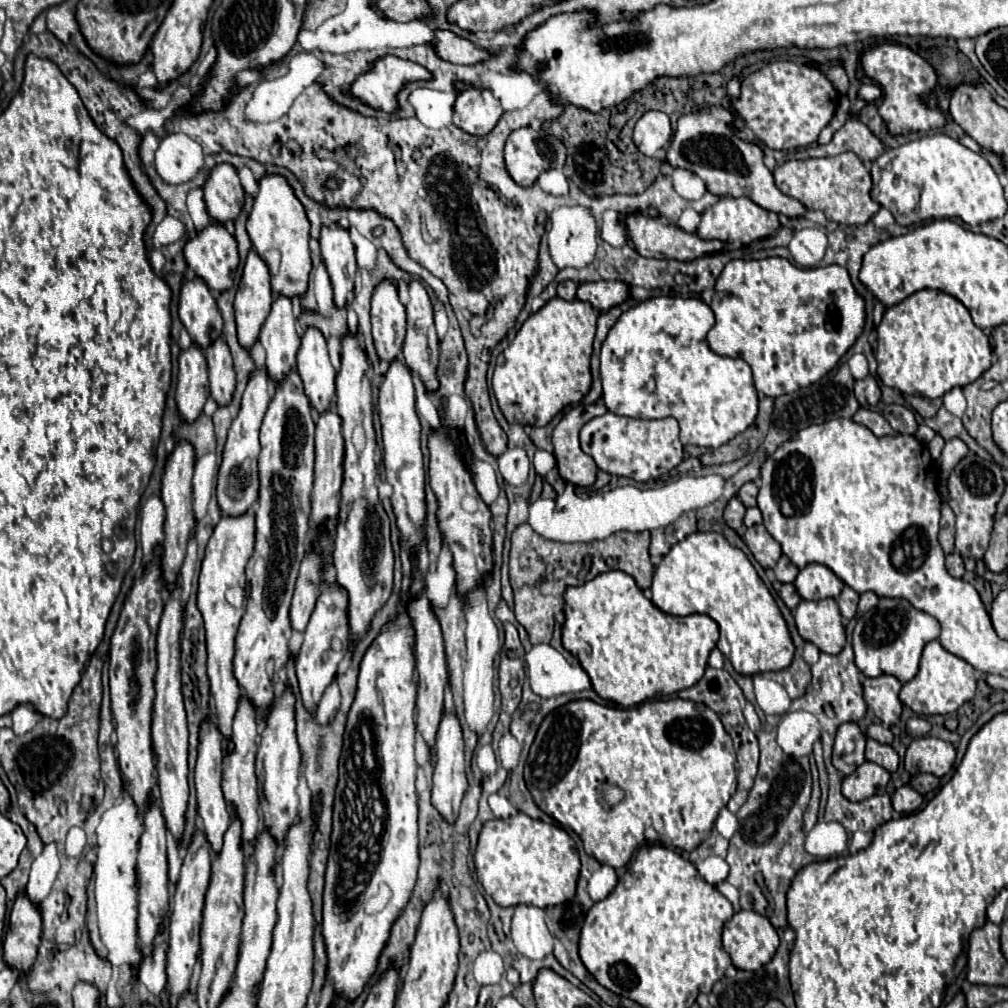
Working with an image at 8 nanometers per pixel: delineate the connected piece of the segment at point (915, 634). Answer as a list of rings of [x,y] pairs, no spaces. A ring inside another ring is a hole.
[[[880,598],[878,606],[862,614],[856,622],[852,634],[854,664],[868,678],[882,676],[882,672],[886,672],[898,678],[902,684],[906,684],[918,672],[918,662],[924,646],[936,640],[938,634],[940,634],[940,624],[930,614],[916,610],[910,602],[900,598]]]

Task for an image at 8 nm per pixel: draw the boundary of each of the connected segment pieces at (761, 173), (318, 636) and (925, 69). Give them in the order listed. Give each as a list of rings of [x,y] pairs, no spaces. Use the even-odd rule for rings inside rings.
[[[716,106],[702,112],[690,112],[678,120],[676,134],[666,148],[666,158],[672,166],[686,168],[694,174],[698,174],[706,188],[716,196],[746,196],[758,206],[784,214],[788,218],[798,218],[806,214],[806,208],[802,202],[782,194],[778,186],[774,184],[772,172],[762,162],[762,148],[756,144],[748,144],[736,136],[732,136],[732,128],[728,128],[728,122],[732,122],[732,114],[726,112],[726,108]]]
[[[326,586],[316,602],[316,608],[312,612],[312,618],[304,632],[304,644],[302,652],[296,662],[296,676],[300,686],[300,698],[304,708],[314,714],[318,708],[318,702],[322,698],[322,692],[332,684],[336,676],[338,662],[344,658],[348,650],[348,620],[346,620],[346,592],[338,586]]]
[[[882,44],[882,46],[870,48],[862,54],[862,68],[872,80],[880,82],[886,92],[884,102],[880,106],[880,114],[886,120],[892,134],[906,134],[910,130],[920,132],[920,130],[930,130],[944,124],[944,118],[940,116],[940,112],[918,112],[918,96],[934,88],[936,72],[914,50],[900,44]]]

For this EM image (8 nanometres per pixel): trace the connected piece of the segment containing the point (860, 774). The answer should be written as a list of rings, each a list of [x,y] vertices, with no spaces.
[[[864,762],[856,768],[854,774],[846,776],[842,782],[842,794],[850,802],[862,802],[876,794],[878,788],[884,788],[890,780],[888,770],[874,762]]]

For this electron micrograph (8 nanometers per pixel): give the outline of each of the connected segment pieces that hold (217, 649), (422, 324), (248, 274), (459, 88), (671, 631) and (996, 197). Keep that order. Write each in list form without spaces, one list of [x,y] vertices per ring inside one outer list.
[[[242,512],[242,516],[222,516],[206,546],[206,556],[202,560],[202,572],[200,572],[198,610],[204,616],[206,646],[208,646],[206,666],[210,678],[210,692],[214,696],[214,716],[216,716],[214,722],[226,740],[224,750],[230,748],[230,724],[234,720],[234,712],[238,712],[238,696],[242,696],[240,686],[232,674],[232,658],[234,658],[234,636],[240,618],[244,614],[244,608],[236,610],[226,602],[224,592],[236,584],[244,586],[244,568],[254,550],[254,530],[256,530],[256,522],[252,512]]]
[[[412,280],[408,286],[408,306],[406,306],[406,340],[404,340],[404,348],[402,348],[402,356],[404,362],[410,370],[420,372],[426,390],[436,390],[438,388],[438,380],[436,380],[436,366],[438,366],[438,336],[434,330],[434,316],[432,316],[432,304],[428,298],[426,288],[418,282]]]
[[[250,250],[234,302],[238,340],[244,348],[254,346],[258,332],[270,312],[270,304],[272,304],[272,288],[270,288],[268,266],[258,256],[258,252]]]
[[[458,82],[454,86],[456,86],[456,92],[458,92],[456,102],[454,102],[454,124],[458,128],[462,128],[464,132],[474,134],[474,136],[488,134],[496,126],[500,116],[504,114],[500,100],[488,88],[478,88],[478,86],[472,86],[472,84],[466,84],[466,82]]]
[[[610,570],[598,574],[594,580],[582,586],[570,586],[564,594],[566,606],[566,622],[562,626],[562,644],[564,648],[574,654],[582,668],[588,672],[596,694],[608,702],[618,706],[636,706],[646,700],[664,698],[694,686],[708,664],[708,654],[718,642],[718,624],[704,614],[690,614],[690,616],[670,616],[658,610],[636,586],[634,578],[620,572]]]
[[[946,134],[916,138],[876,158],[872,164],[870,196],[888,208],[902,226],[940,218],[960,218],[968,226],[978,226],[1006,212],[1002,184],[988,160]]]

